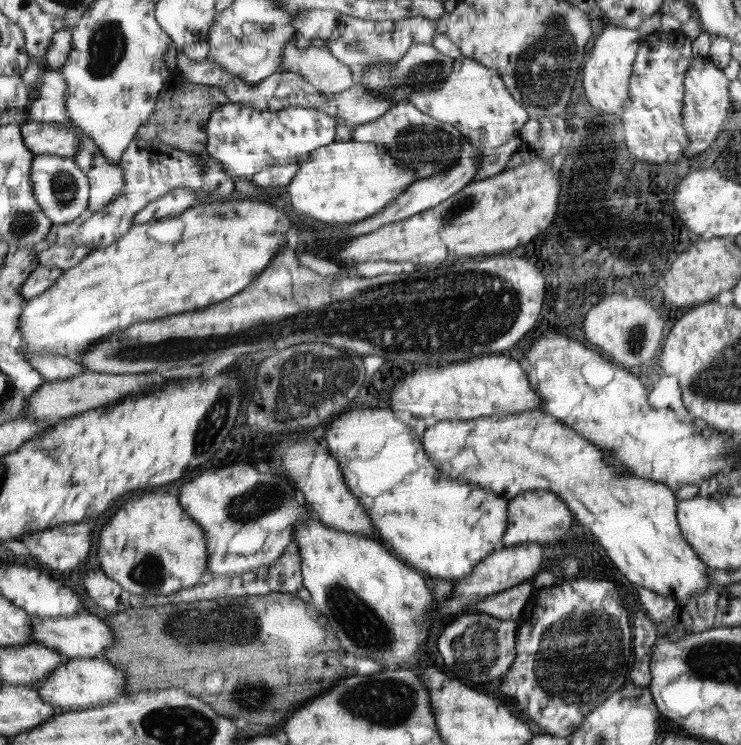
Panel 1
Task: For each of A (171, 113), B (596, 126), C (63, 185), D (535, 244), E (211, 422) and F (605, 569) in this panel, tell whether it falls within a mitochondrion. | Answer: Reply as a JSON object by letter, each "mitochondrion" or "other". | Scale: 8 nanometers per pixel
{"A":"other","B":"other","C":"mitochondrion","D":"other","E":"mitochondrion","F":"other"}

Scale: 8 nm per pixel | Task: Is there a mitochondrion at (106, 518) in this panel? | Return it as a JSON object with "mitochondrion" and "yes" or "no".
{"mitochondrion":"no"}

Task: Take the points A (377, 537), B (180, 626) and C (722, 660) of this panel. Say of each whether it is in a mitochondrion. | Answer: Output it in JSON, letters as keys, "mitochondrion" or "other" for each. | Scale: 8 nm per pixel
{"A":"other","B":"mitochondrion","C":"mitochondrion"}

